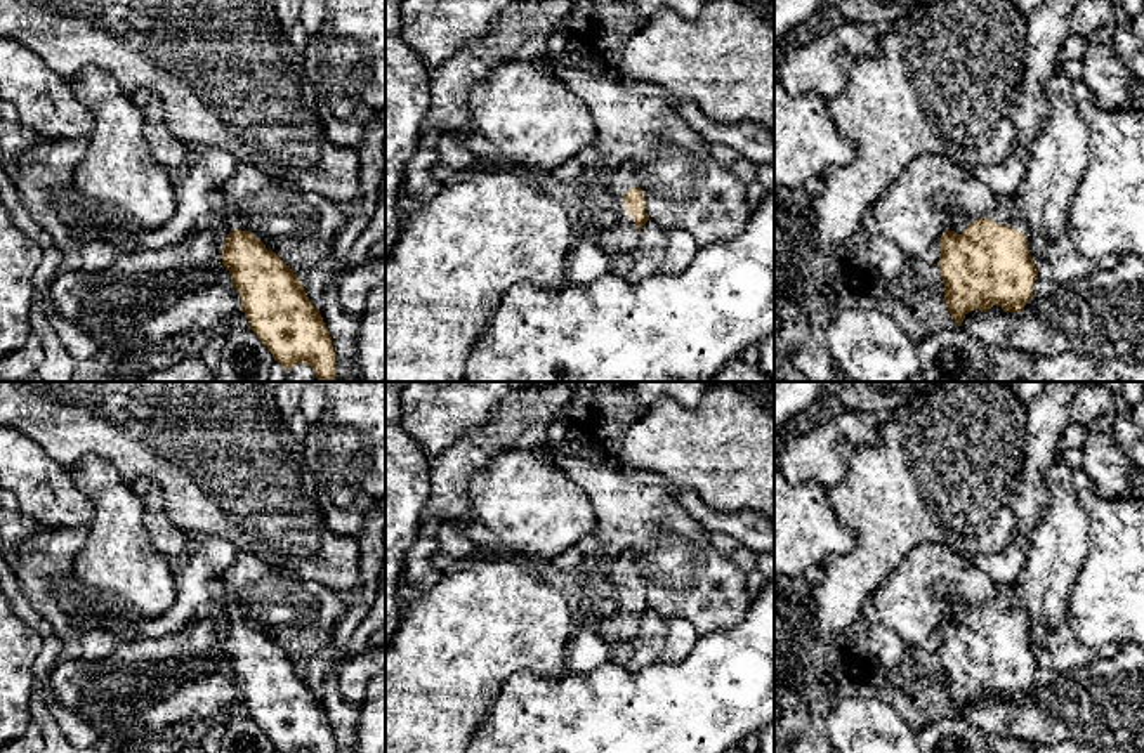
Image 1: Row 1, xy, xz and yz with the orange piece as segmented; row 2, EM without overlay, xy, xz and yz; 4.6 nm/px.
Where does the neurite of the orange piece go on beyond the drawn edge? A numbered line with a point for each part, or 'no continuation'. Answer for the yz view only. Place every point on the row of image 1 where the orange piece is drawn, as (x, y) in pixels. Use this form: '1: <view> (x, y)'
1: yz (1004, 214)

